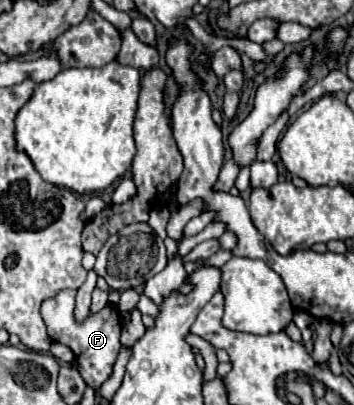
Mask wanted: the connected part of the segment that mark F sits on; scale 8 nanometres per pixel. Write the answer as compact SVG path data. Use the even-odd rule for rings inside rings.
M64 289L58 295L44 299L40 305L40 313L46 323L50 339L58 341L62 345L68 345L74 351L80 375L84 377L84 381L88 385L98 389L112 375L112 367L114 367L118 351L120 351L120 329L122 329L120 313L114 307L104 307L100 313L90 315L84 321L76 321L74 297L76 297L74 289Z

